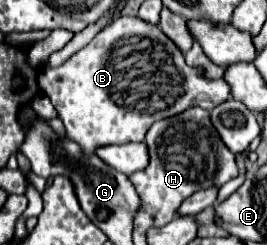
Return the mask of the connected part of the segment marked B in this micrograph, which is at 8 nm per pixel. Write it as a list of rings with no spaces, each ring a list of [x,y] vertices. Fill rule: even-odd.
[[[120,16],[110,26],[100,30],[88,46],[72,54],[64,64],[52,68],[46,66],[38,74],[40,90],[54,104],[58,118],[64,122],[66,136],[78,142],[84,152],[94,154],[94,148],[106,144],[128,144],[142,142],[148,128],[162,118],[170,118],[178,112],[188,110],[190,106],[200,106],[204,110],[212,110],[230,96],[228,84],[220,80],[204,80],[200,72],[190,68],[184,62],[184,54],[164,36],[158,26],[152,26],[134,16]],[[124,38],[124,44],[114,44]]]

